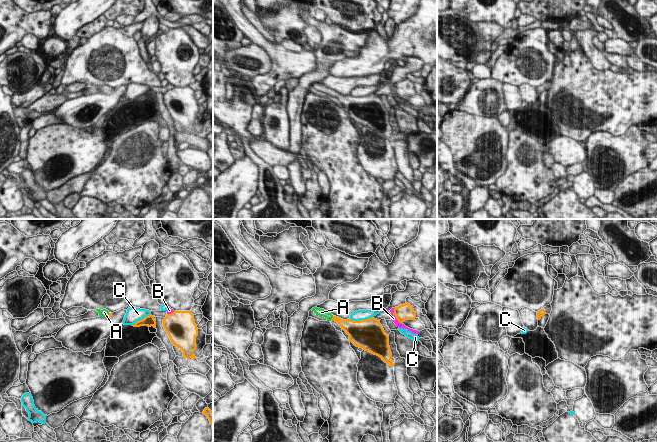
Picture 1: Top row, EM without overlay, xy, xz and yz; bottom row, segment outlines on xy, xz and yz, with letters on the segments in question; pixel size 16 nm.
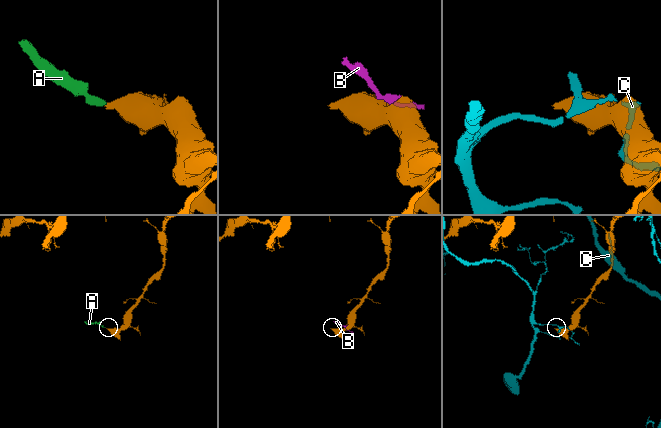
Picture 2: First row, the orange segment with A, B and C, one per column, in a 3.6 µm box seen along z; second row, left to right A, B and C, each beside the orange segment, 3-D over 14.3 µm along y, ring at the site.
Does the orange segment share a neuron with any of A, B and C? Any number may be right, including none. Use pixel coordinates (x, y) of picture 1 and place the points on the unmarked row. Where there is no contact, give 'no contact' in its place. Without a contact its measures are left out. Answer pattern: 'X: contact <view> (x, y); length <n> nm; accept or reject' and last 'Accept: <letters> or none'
A: contact xz (332, 94); length 70 nm; accept
B: contact xz (395, 92); length 280 nm; reject
C: contact xz (361, 96); length 380 nm; reject
Accept: A

